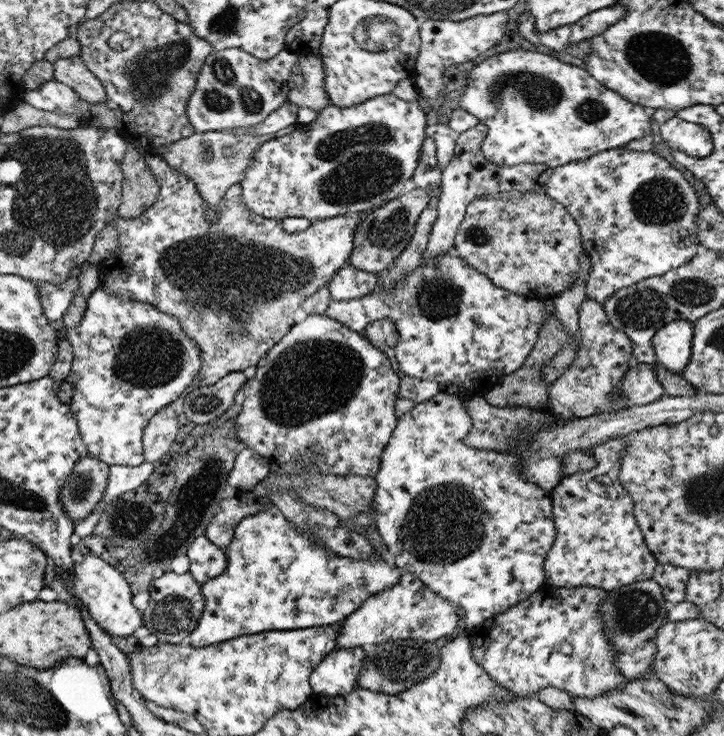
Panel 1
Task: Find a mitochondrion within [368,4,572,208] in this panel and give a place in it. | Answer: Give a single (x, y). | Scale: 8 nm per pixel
(542, 93)

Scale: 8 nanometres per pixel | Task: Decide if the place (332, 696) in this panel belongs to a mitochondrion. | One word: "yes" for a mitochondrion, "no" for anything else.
no

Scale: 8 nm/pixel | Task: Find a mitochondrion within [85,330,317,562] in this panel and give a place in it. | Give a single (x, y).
(208, 403)

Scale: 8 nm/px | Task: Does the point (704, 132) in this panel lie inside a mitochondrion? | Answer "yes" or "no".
no

